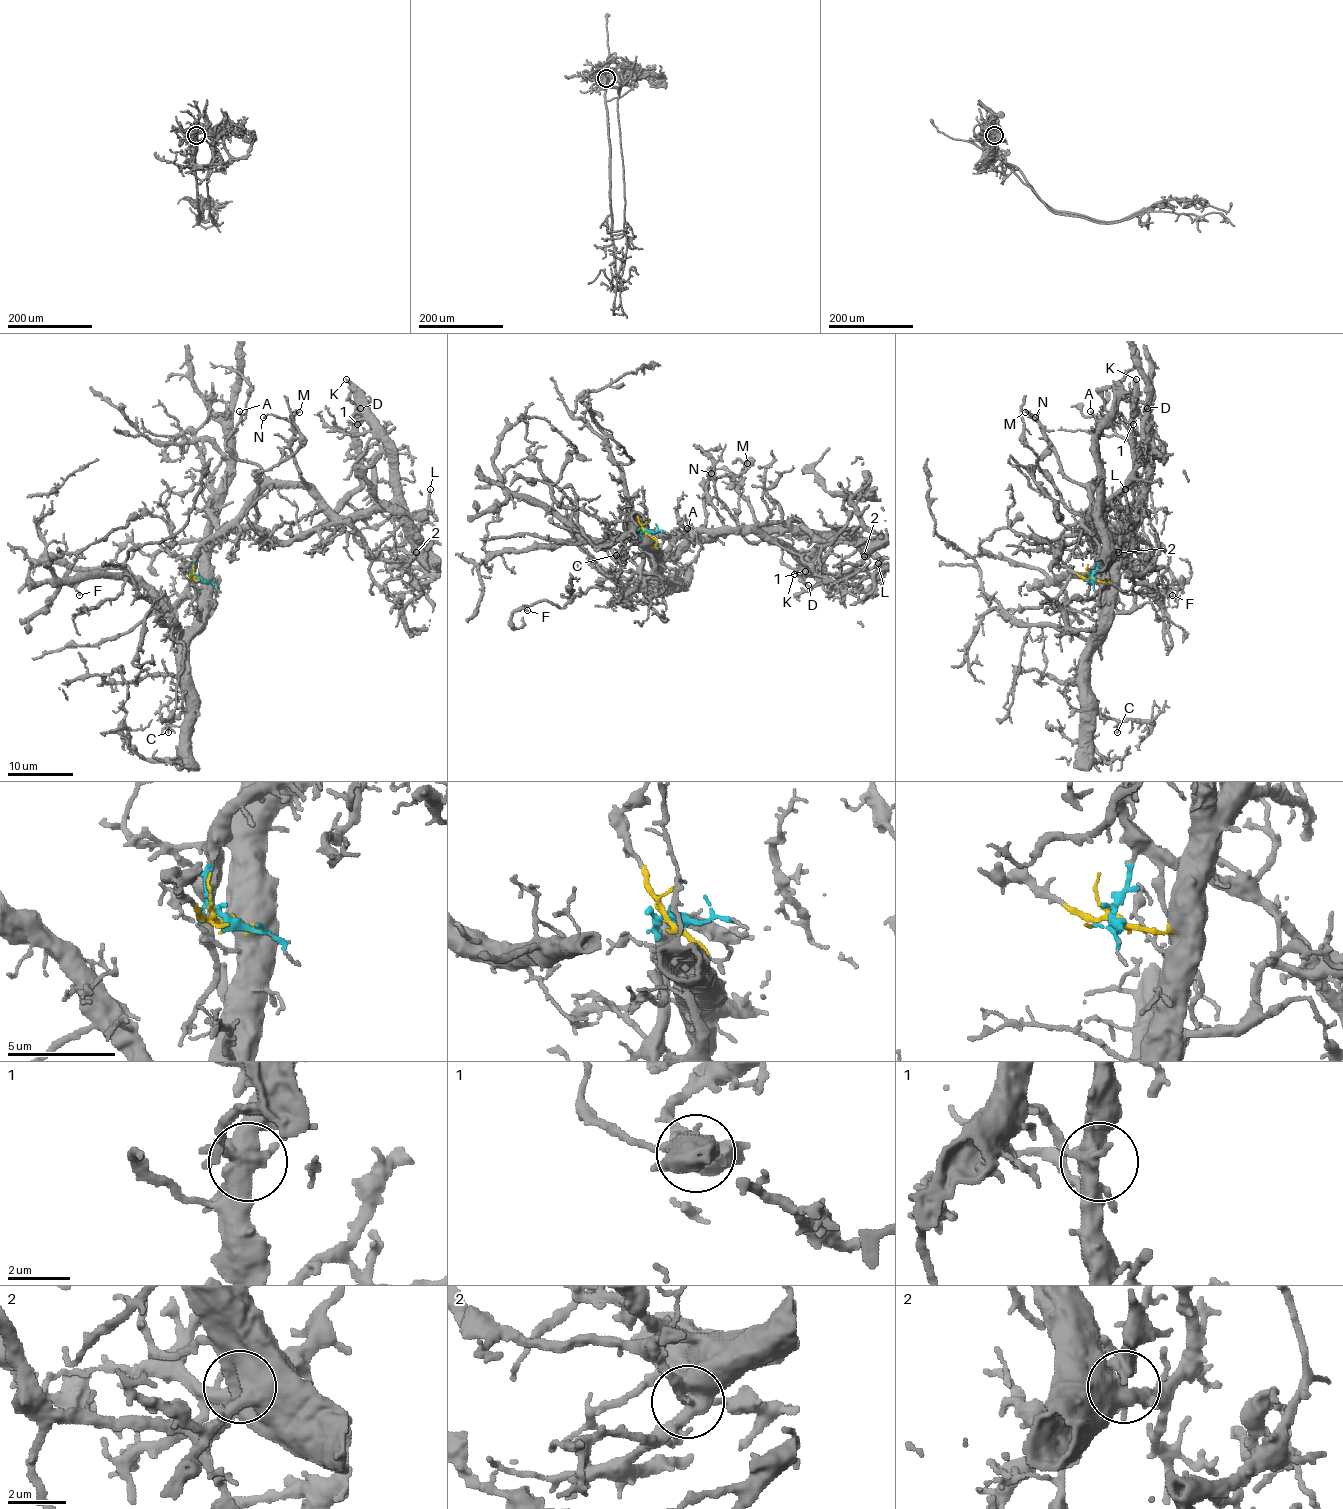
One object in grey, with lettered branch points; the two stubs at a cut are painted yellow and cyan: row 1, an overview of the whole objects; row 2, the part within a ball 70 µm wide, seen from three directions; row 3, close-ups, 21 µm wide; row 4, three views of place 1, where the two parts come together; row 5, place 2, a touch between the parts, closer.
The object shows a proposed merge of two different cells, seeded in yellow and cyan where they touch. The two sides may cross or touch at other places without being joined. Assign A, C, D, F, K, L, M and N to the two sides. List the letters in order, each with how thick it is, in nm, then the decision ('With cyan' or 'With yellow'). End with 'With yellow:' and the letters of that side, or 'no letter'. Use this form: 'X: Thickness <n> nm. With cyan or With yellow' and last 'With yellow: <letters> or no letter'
A: Thickness 180 nm. With cyan
C: Thickness 140 nm. With yellow
D: Thickness 280 nm. With cyan
F: Thickness 130 nm. With yellow
K: Thickness 320 nm. With yellow
L: Thickness 240 nm. With cyan
M: Thickness 260 nm. With cyan
N: Thickness 120 nm. With cyan
With yellow: C, F, K

